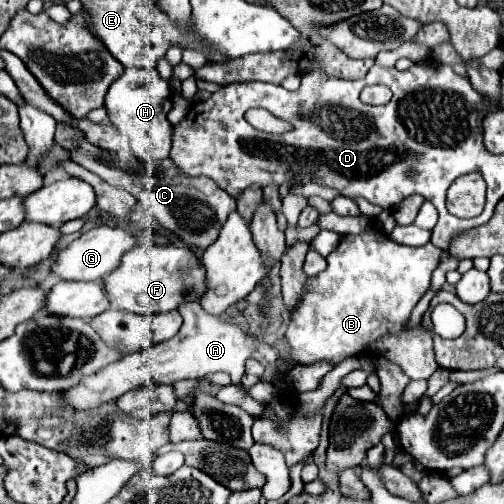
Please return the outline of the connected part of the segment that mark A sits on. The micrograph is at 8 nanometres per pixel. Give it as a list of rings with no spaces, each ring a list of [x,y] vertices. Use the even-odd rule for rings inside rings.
[[[198,303],[180,305],[180,315],[184,323],[176,337],[152,345],[152,349],[136,351],[132,355],[124,355],[120,361],[104,367],[100,373],[92,377],[84,377],[80,385],[64,391],[66,403],[74,409],[92,409],[106,401],[114,401],[130,389],[150,383],[176,383],[180,379],[202,379],[206,373],[224,371],[232,377],[232,383],[240,387],[240,377],[244,375],[246,361],[254,355],[260,339],[242,331],[238,325],[220,323],[218,317],[212,317],[202,311]]]

